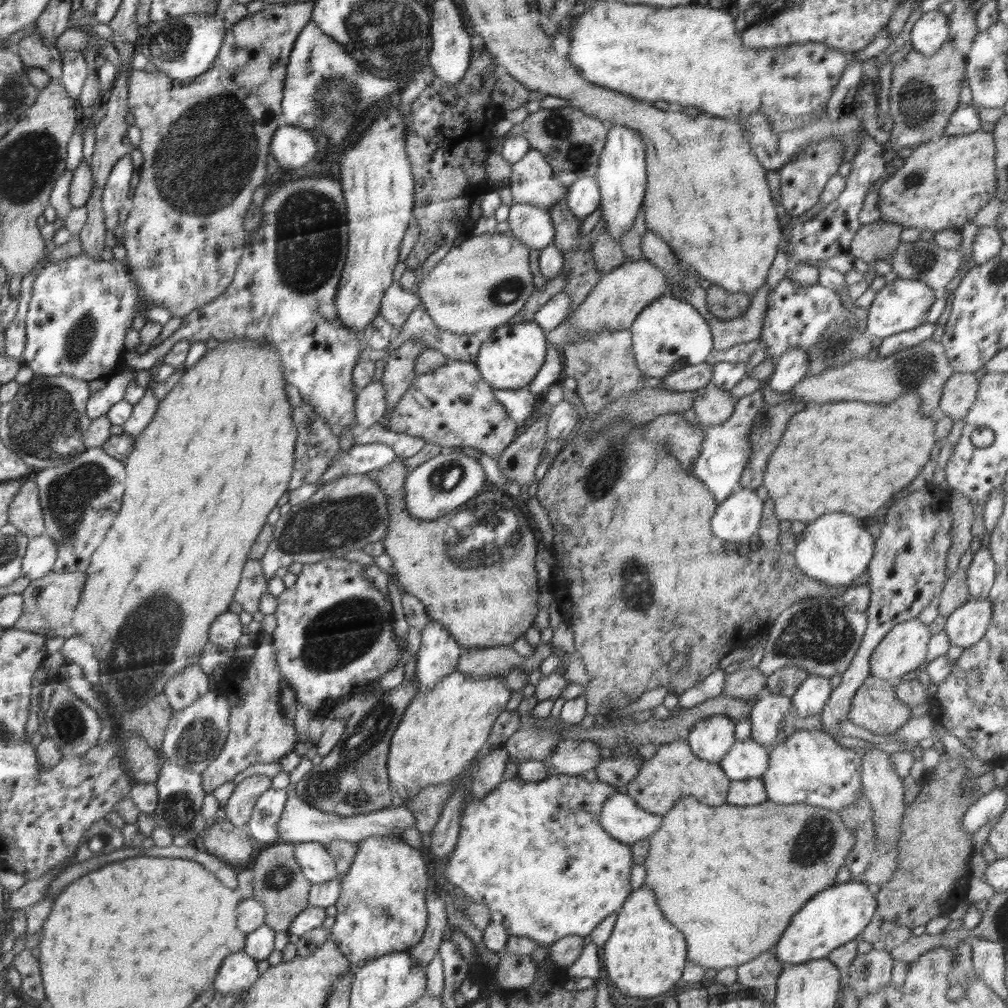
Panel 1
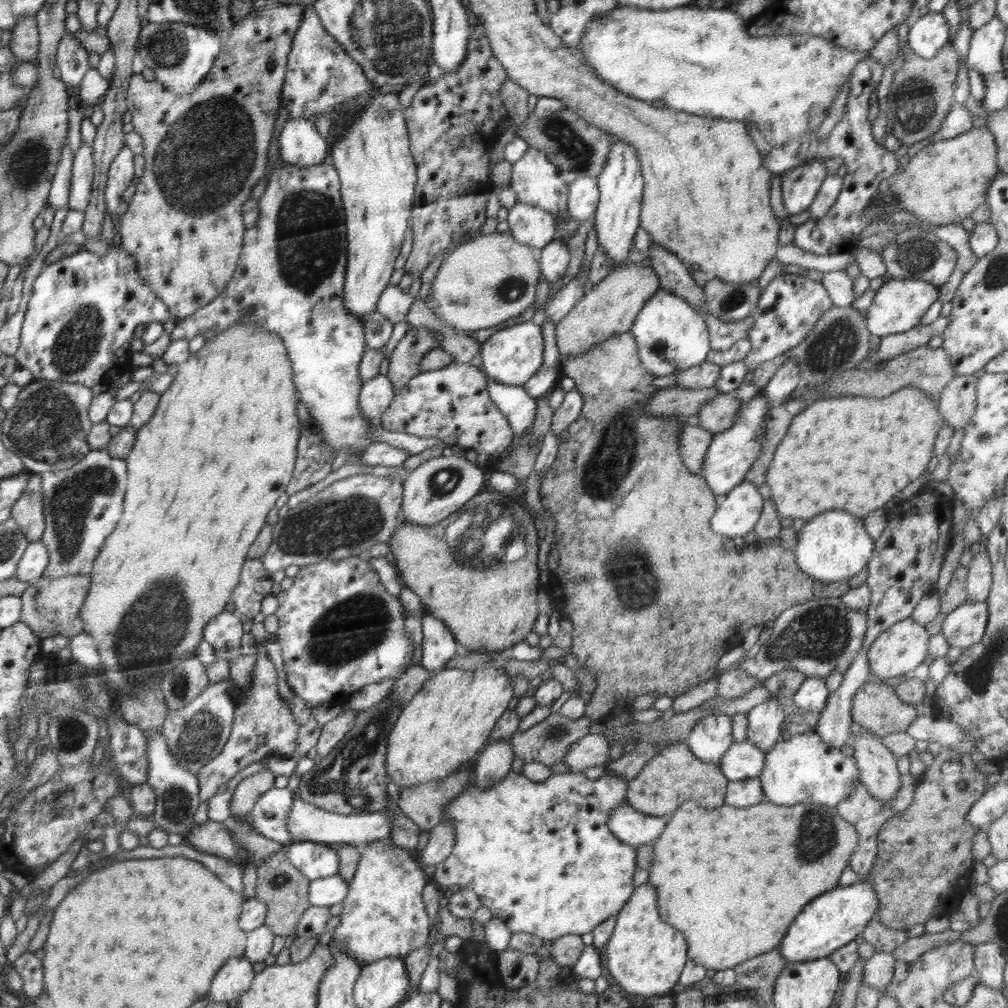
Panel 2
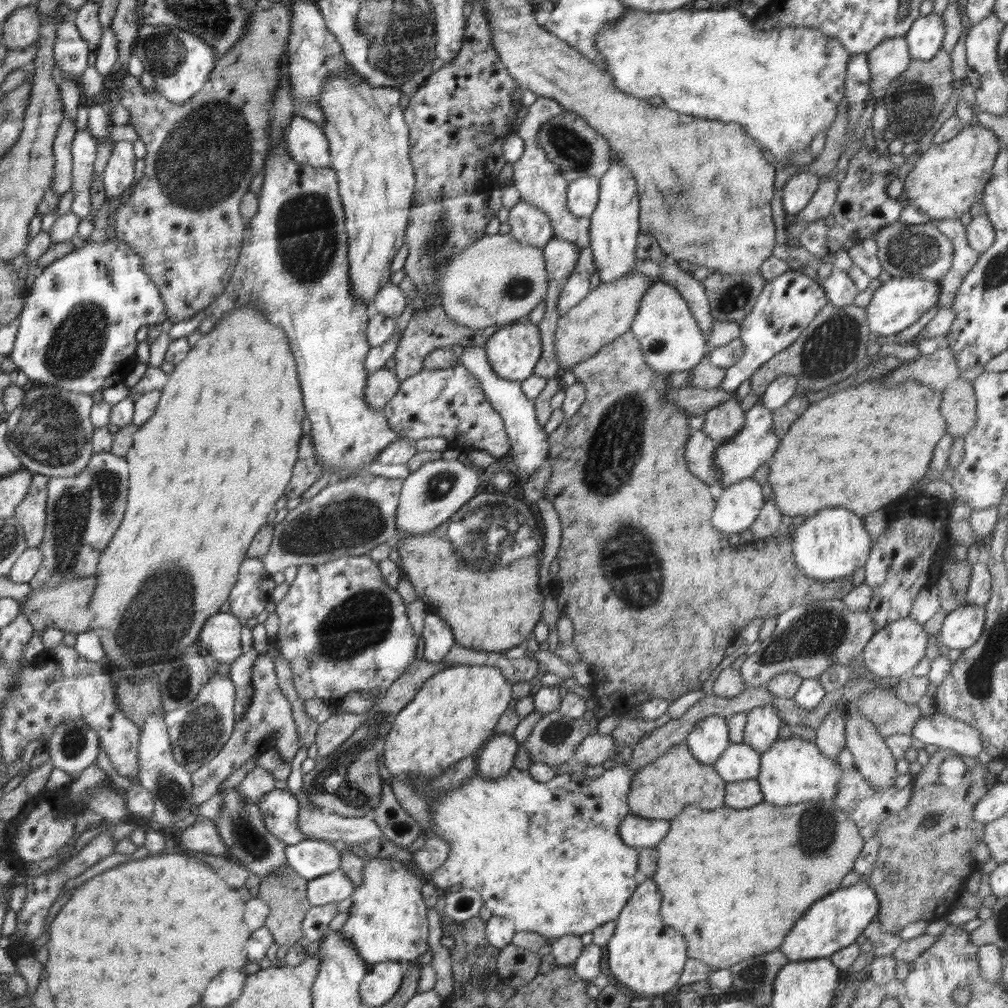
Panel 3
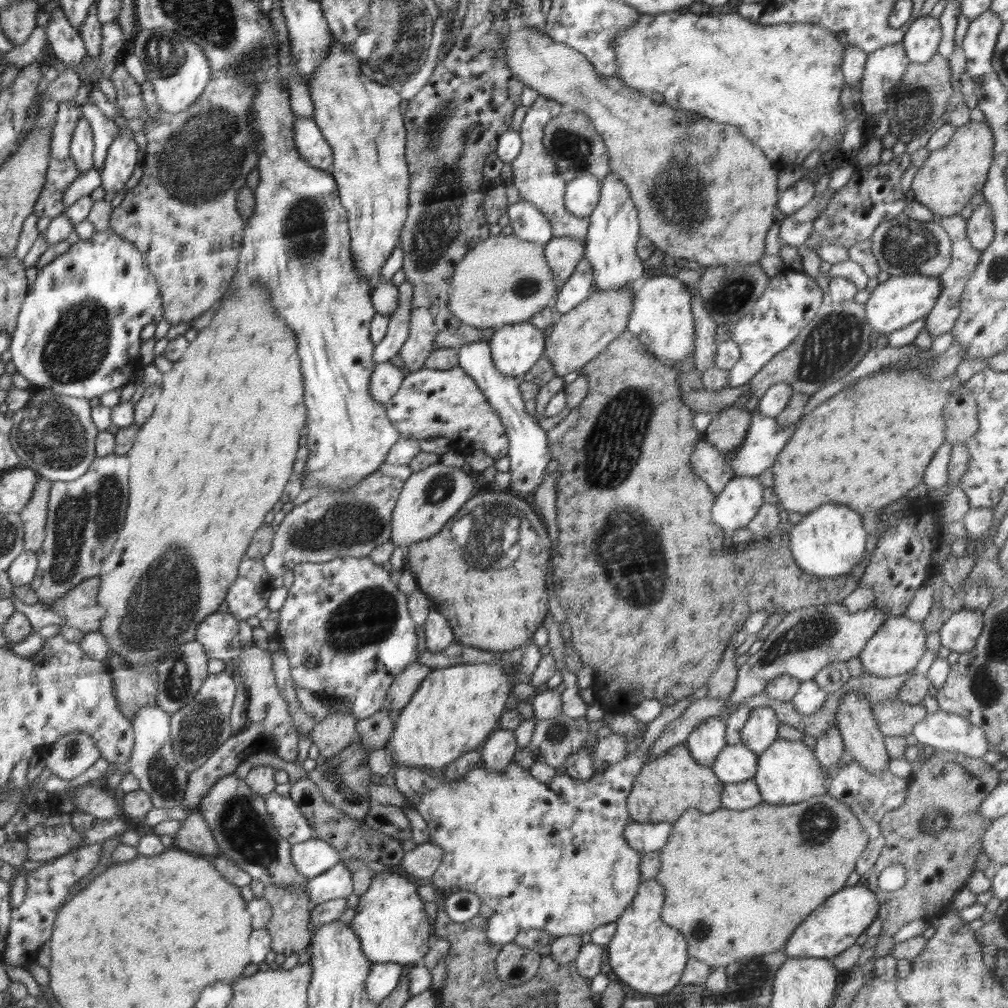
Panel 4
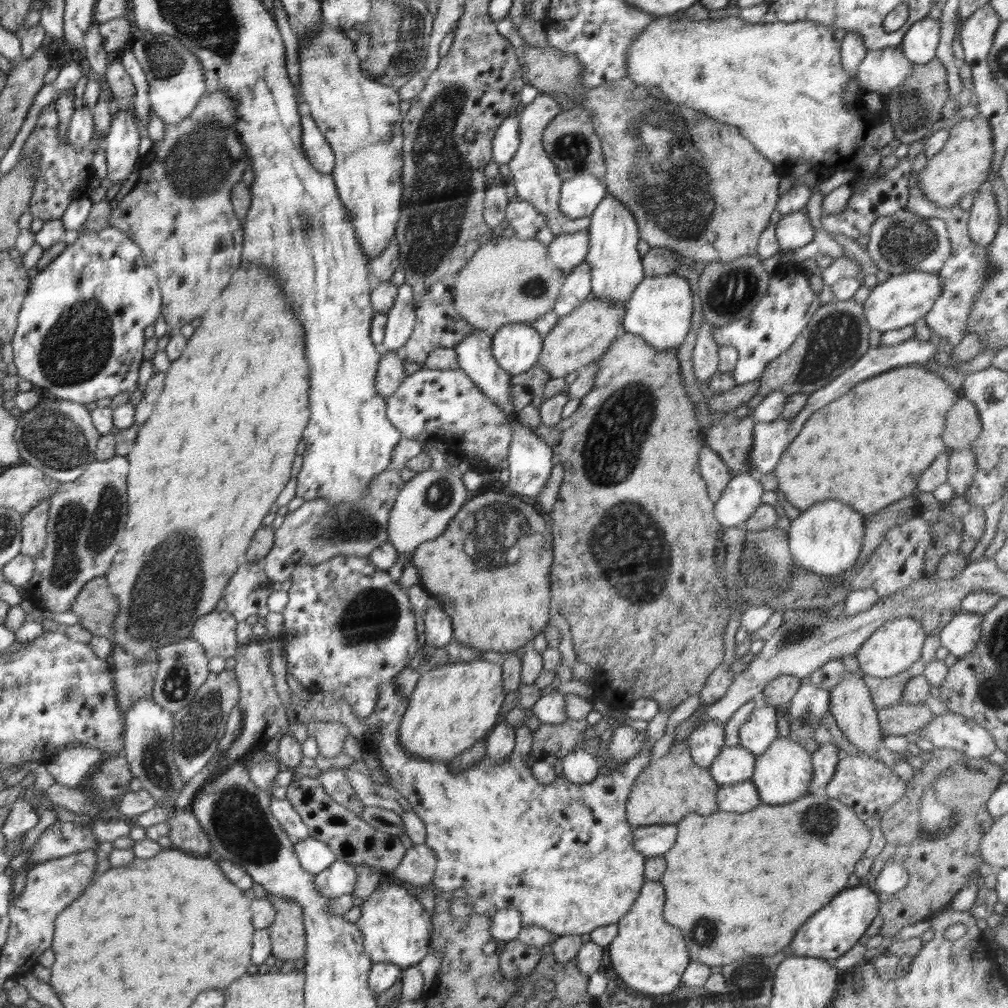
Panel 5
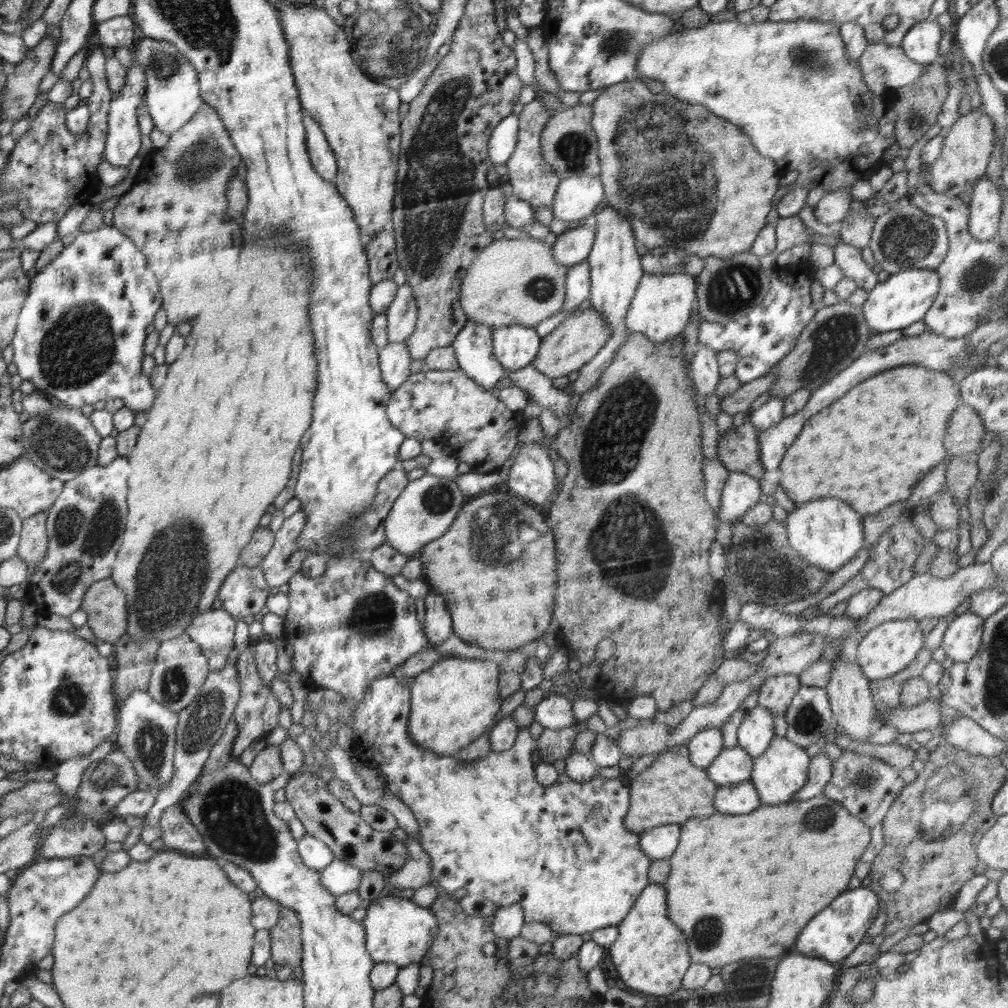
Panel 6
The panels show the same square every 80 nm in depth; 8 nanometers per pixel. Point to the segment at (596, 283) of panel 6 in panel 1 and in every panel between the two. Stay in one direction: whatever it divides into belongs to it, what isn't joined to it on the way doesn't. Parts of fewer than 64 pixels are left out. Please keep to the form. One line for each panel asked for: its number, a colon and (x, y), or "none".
1: (621, 174)
2: (616, 220)
3: (614, 225)
4: (610, 247)
5: (616, 269)

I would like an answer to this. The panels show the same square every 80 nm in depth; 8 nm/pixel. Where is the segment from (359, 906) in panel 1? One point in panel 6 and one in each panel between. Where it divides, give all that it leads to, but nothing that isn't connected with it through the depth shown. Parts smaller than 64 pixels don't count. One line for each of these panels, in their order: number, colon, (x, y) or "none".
2: (383, 916)
3: (387, 921)
4: (391, 923)
5: (395, 927)
6: (399, 931)

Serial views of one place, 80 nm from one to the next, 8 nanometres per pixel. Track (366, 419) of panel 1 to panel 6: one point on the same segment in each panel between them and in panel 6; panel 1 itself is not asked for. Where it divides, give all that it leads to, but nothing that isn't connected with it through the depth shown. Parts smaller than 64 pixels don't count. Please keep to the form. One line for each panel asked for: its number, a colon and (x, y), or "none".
2: (376, 394)
3: (382, 384)
4: (386, 378)
5: (390, 373)
6: (394, 359)

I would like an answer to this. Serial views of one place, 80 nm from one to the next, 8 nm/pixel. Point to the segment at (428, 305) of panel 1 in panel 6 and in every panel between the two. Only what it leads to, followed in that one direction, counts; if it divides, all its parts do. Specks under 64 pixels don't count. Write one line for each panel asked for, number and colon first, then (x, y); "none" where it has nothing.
2: (482, 282)
3: (498, 279)
4: (503, 281)
5: (508, 280)
6: (517, 281)

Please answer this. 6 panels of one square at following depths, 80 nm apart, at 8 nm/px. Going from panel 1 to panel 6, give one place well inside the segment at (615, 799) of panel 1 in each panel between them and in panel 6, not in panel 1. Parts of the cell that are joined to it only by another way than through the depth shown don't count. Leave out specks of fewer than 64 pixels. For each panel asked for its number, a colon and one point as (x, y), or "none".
2: (632, 827)
3: (637, 832)
4: (644, 837)
5: (657, 839)
6: (657, 843)

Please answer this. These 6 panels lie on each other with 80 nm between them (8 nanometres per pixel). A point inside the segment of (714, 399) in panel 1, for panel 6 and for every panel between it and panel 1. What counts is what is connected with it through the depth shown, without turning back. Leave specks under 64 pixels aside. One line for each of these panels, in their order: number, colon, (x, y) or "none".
2: (716, 416)
3: (721, 423)
4: (726, 432)
5: (731, 437)
6: (738, 450)

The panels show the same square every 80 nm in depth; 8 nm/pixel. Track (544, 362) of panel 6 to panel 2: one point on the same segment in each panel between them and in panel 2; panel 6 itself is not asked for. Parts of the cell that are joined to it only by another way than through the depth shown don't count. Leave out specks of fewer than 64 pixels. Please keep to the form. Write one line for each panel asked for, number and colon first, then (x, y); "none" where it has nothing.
2: (608, 309)
3: (606, 312)
4: (582, 333)
5: (582, 336)

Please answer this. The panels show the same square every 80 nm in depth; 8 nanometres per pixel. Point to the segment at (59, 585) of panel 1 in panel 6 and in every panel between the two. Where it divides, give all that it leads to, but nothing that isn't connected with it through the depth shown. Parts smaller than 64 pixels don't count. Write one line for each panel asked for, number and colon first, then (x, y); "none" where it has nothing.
2: (50, 606)
3: (66, 607)
4: (81, 608)
5: (97, 608)
6: (106, 605)

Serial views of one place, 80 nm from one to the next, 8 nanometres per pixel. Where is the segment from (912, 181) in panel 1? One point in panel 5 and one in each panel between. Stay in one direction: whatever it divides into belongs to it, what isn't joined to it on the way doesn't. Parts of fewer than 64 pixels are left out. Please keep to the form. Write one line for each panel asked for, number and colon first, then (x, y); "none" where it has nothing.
2: (947, 180)
3: (946, 181)
4: (948, 179)
5: (962, 167)

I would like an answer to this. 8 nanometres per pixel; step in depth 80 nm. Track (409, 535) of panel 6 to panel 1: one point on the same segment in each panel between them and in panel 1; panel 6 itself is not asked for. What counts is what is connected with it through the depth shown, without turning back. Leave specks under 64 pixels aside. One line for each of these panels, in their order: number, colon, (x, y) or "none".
1: (433, 489)
2: (438, 487)
3: (430, 495)
4: (429, 498)
5: (425, 505)

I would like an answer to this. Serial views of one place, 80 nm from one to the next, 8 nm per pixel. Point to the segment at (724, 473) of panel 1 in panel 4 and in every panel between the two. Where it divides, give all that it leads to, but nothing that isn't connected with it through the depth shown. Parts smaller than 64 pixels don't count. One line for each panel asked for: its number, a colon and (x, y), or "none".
2: (731, 454)
3: (739, 458)
4: (763, 442)

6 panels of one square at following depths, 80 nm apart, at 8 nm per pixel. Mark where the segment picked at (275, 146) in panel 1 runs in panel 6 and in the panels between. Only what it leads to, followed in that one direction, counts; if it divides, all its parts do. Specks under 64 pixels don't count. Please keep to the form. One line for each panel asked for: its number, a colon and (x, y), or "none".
2: (300, 142)
3: (306, 143)
4: (312, 146)
5: (319, 153)
6: (322, 158)

